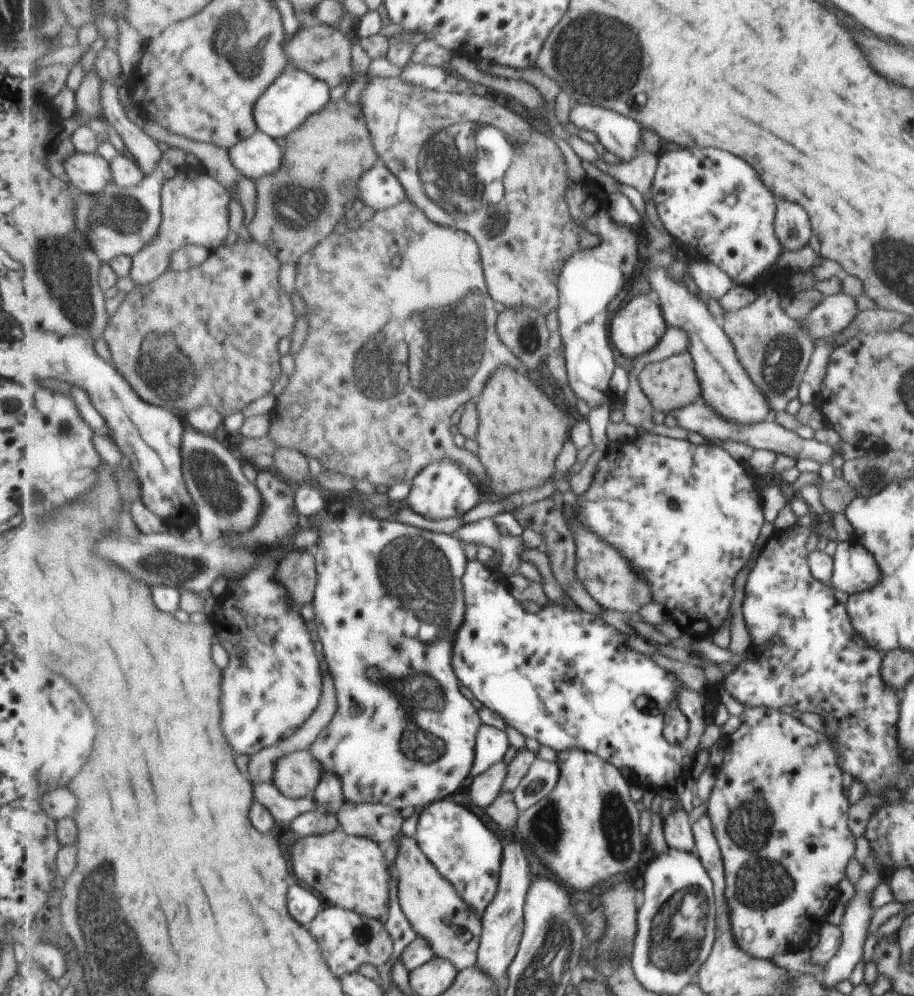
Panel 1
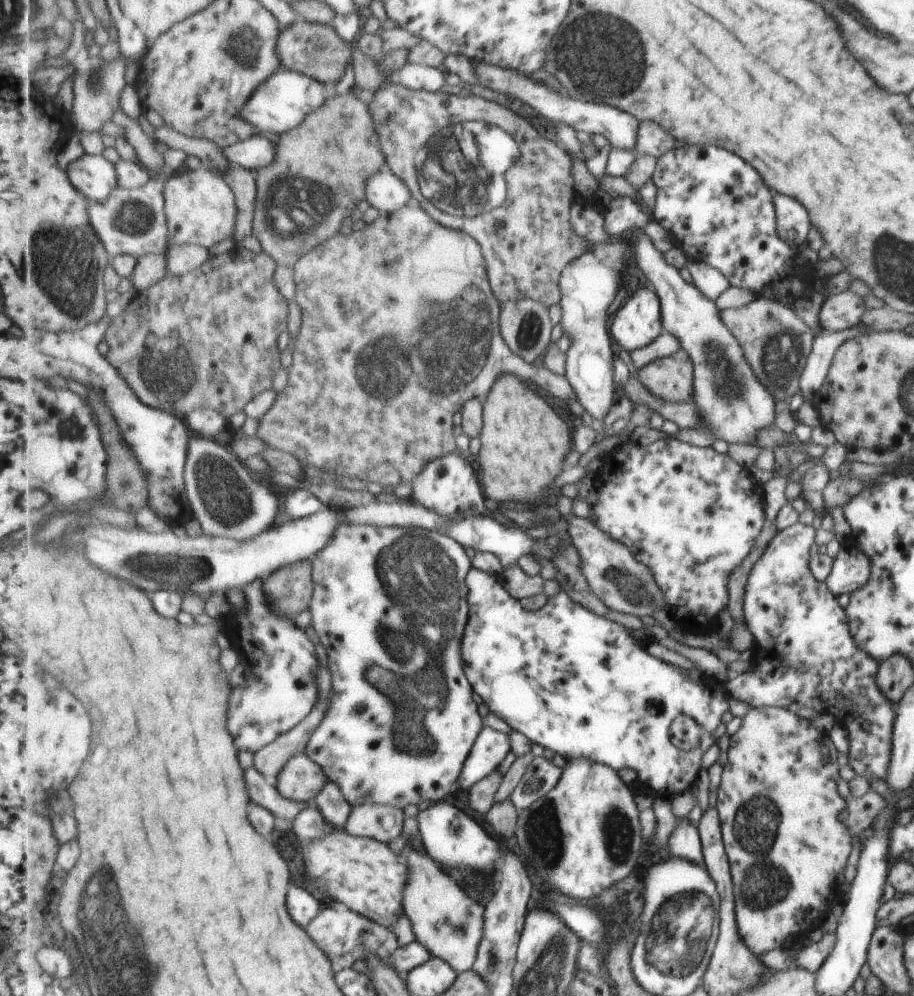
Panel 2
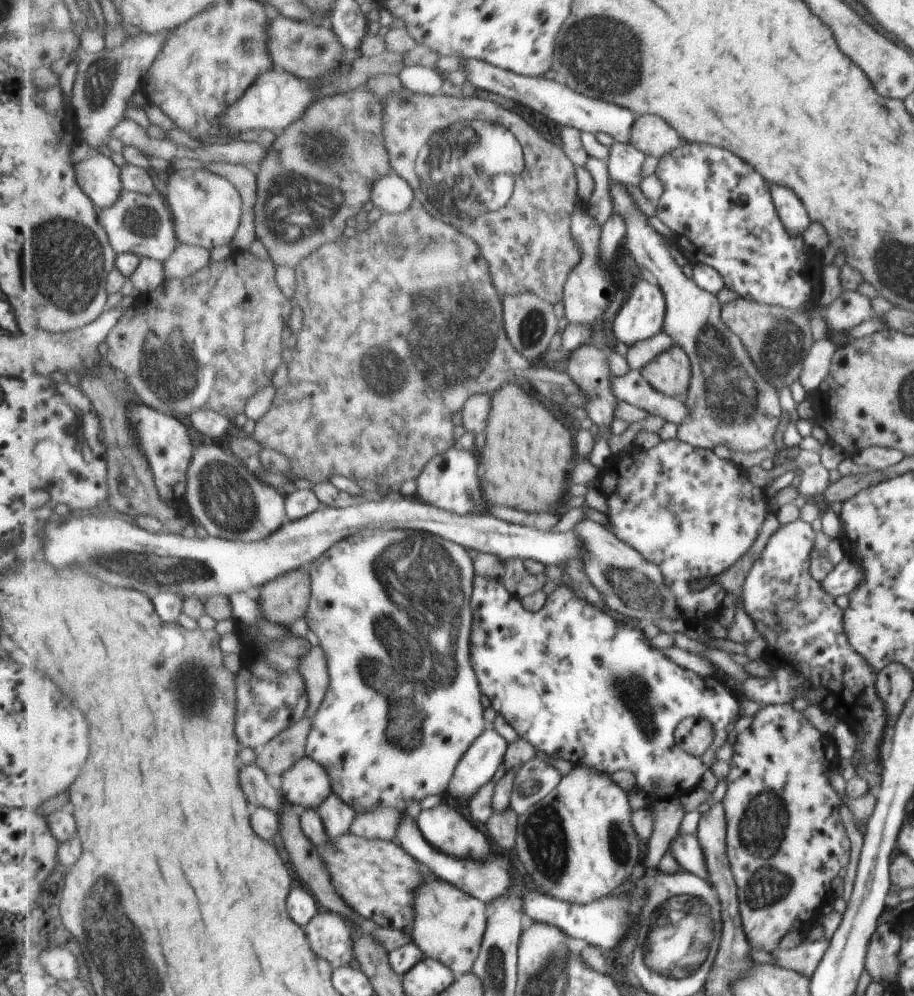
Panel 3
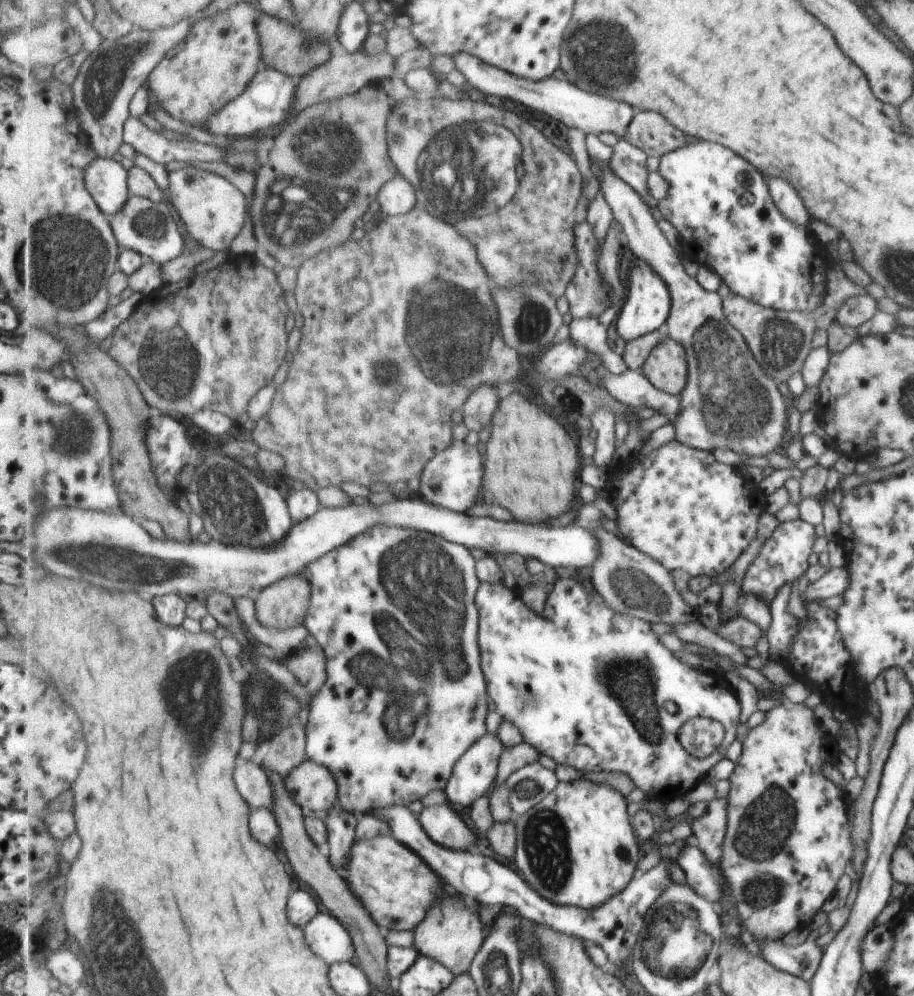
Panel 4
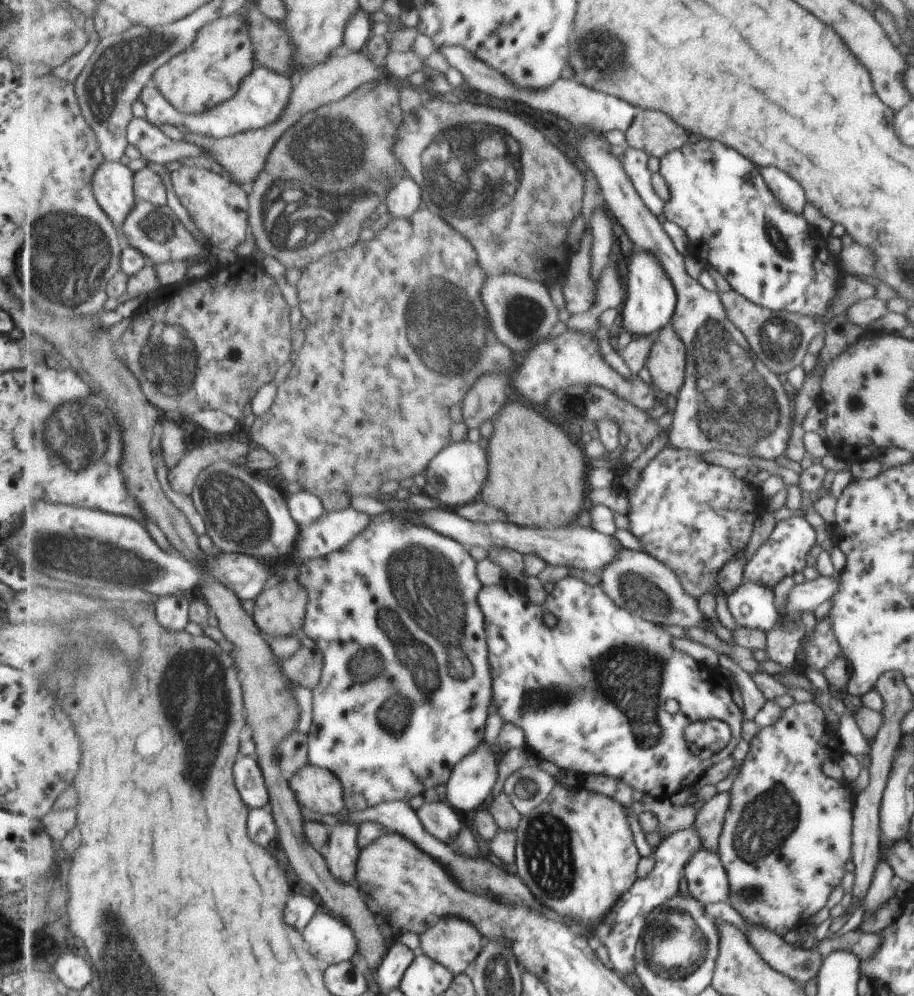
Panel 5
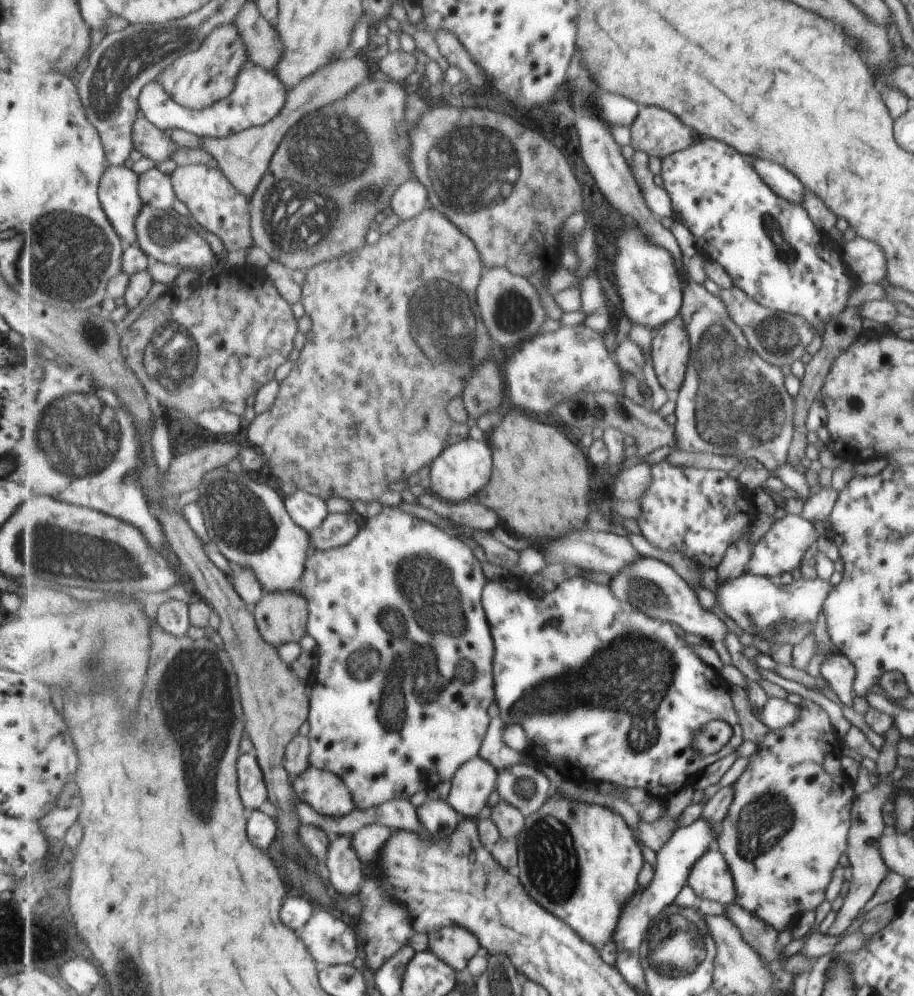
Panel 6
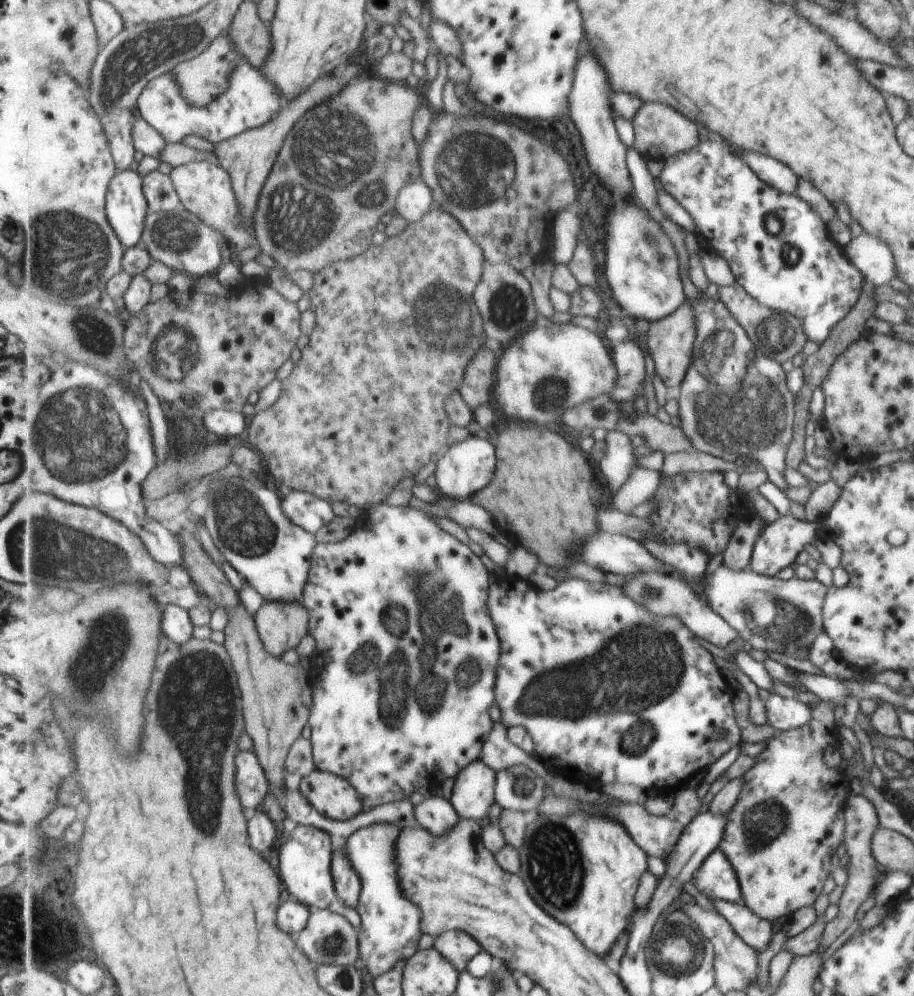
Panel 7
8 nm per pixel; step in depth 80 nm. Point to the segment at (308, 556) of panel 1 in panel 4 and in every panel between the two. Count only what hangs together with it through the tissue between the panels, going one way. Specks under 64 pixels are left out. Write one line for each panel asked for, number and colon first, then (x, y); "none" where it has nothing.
2: (291, 589)
3: (285, 599)
4: (286, 603)

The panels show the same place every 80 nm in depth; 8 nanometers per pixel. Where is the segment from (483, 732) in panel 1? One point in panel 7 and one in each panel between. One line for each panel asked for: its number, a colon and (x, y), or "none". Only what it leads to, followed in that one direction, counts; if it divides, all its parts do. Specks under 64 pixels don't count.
2: (491, 748)
3: (479, 766)
4: (474, 775)
5: (472, 781)
6: (474, 782)
7: (474, 790)

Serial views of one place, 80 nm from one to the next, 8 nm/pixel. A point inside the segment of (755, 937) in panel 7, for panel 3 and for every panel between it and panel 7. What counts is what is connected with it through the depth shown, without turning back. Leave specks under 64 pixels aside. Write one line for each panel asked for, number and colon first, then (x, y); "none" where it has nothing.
3: (804, 958)
4: (802, 960)
5: (801, 964)
6: (763, 938)

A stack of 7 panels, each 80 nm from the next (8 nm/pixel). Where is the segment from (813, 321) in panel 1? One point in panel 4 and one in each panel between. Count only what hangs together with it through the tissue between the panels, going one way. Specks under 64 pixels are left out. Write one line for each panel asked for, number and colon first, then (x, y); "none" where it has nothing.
2: (838, 312)
3: (850, 308)
4: (852, 312)

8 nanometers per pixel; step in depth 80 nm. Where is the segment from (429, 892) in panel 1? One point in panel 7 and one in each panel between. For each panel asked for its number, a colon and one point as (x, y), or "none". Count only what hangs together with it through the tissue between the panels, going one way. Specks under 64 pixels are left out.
2: (449, 923)
3: (450, 925)
4: (453, 932)
5: (455, 942)
6: (456, 945)
7: (458, 947)

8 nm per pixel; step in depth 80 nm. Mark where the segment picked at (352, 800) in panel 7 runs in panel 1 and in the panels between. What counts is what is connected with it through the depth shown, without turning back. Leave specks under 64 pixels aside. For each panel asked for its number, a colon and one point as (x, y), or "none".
1: (297, 774)
2: (301, 779)
3: (306, 784)
4: (313, 786)
5: (318, 789)
6: (326, 792)

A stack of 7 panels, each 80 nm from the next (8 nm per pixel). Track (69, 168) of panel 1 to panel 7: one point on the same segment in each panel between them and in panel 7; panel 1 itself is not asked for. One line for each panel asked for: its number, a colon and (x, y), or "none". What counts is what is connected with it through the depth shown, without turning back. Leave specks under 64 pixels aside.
2: (94, 176)
3: (99, 176)
4: (106, 179)
5: (113, 183)
6: (120, 193)
7: (127, 206)

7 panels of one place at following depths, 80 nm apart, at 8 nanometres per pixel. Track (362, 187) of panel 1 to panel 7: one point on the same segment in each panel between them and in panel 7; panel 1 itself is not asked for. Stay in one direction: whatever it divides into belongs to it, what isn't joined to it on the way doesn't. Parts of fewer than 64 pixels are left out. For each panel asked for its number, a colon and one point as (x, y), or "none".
2: (386, 192)
3: (392, 194)
4: (398, 196)
5: (404, 199)
6: (410, 200)
7: (416, 199)

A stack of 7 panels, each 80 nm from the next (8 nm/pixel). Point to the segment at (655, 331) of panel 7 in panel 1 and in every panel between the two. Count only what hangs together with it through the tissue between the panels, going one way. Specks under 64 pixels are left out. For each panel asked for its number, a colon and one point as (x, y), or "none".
1: (671, 384)
2: (671, 378)
3: (670, 372)
4: (667, 368)
5: (666, 364)
6: (669, 348)

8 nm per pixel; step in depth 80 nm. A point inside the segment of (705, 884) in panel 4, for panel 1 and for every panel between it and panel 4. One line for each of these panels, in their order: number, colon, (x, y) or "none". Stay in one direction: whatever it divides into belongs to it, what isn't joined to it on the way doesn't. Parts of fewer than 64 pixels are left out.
1: (677, 831)
2: (684, 842)
3: (685, 848)

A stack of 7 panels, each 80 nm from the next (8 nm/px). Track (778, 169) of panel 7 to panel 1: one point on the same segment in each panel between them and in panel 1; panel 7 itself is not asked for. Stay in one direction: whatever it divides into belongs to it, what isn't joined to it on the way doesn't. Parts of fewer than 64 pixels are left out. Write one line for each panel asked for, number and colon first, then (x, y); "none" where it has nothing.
1: (791, 227)
2: (792, 223)
3: (792, 214)
4: (788, 200)
5: (788, 192)
6: (787, 185)

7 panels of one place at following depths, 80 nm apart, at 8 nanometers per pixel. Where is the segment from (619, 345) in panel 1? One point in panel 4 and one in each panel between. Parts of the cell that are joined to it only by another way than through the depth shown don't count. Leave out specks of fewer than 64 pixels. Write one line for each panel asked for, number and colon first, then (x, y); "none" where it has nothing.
2: (637, 323)
3: (641, 316)
4: (646, 309)

